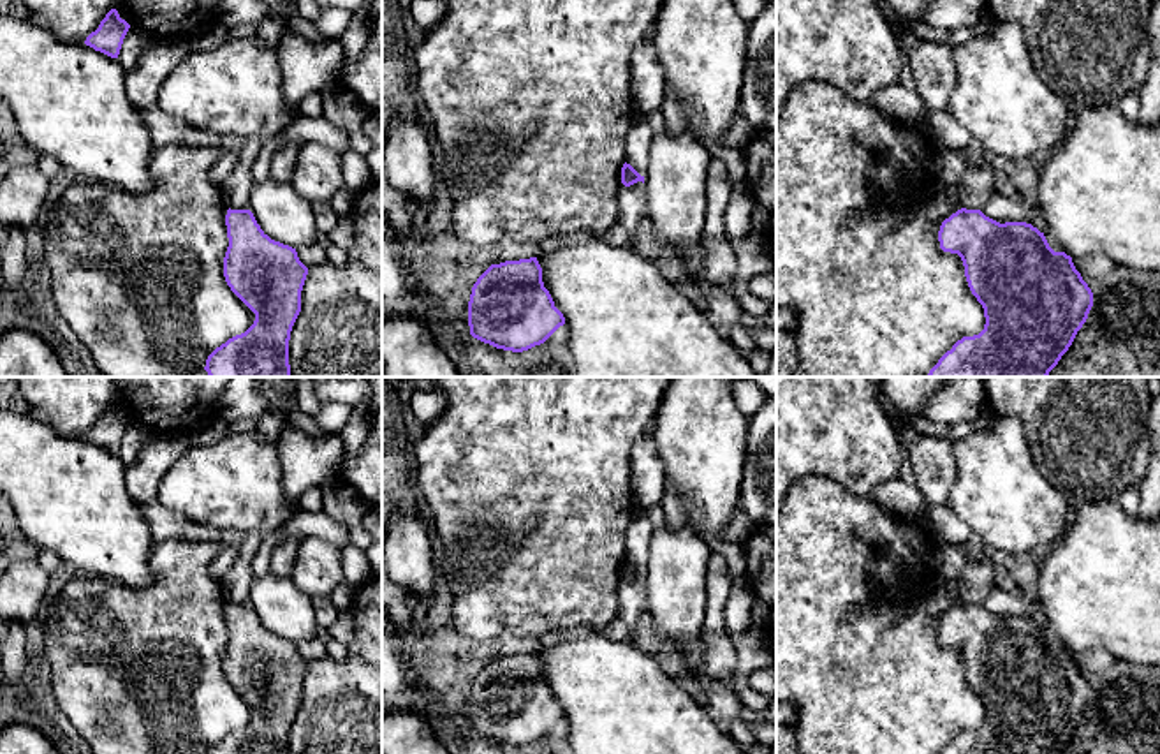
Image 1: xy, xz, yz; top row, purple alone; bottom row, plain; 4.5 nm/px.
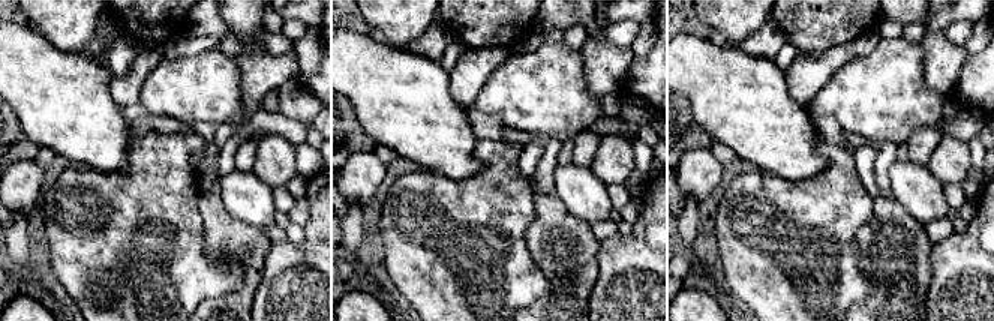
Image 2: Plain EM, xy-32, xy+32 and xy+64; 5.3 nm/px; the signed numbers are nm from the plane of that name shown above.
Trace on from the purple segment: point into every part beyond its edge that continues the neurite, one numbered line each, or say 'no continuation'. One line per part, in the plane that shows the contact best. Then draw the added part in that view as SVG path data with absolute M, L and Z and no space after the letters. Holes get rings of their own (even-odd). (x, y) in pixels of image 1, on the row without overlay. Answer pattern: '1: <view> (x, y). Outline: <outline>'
no continuation

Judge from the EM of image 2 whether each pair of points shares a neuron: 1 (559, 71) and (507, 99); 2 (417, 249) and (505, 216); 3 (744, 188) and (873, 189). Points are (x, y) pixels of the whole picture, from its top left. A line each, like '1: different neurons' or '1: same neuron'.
1: same neuron
2: same neuron
3: different neurons

